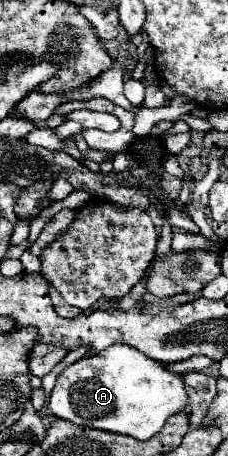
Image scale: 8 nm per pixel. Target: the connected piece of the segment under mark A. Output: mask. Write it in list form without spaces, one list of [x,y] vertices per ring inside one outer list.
[[[115,344],[101,354],[85,356],[65,368],[61,376],[57,378],[57,384],[51,392],[51,398],[47,402],[47,408],[63,420],[71,420],[77,426],[87,426],[87,428],[99,428],[105,432],[117,432],[125,436],[133,436],[137,440],[149,440],[155,436],[163,424],[167,422],[169,416],[175,416],[183,412],[189,404],[189,394],[185,388],[185,378],[183,374],[171,372],[163,362],[151,360],[149,356],[143,356],[139,350],[125,346],[125,344]]]

